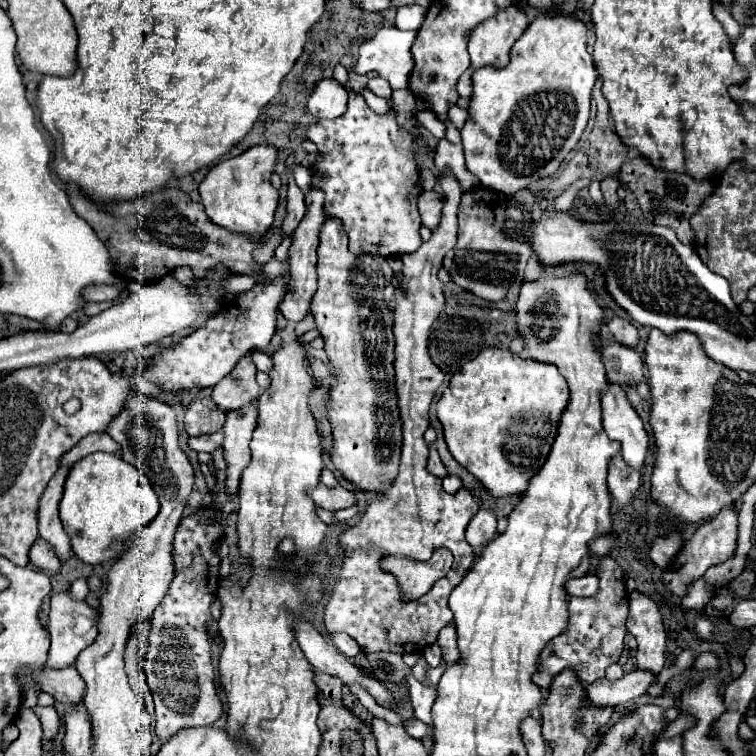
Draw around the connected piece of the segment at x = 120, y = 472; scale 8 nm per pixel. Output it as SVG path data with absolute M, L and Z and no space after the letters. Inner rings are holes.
M91 453L79 459L65 479L65 491L59 503L59 517L63 529L71 537L75 555L89 565L105 561L105 549L115 537L129 537L137 529L151 523L159 513L159 501L151 481L131 463L115 453Z

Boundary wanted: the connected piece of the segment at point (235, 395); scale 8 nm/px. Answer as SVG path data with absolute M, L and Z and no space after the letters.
M249 355L241 357L235 369L229 375L225 375L225 379L221 379L217 385L213 385L211 389L213 401L223 411L245 407L257 397L257 391L259 391L259 385L255 383L255 373L257 373L257 367L251 361L251 357Z

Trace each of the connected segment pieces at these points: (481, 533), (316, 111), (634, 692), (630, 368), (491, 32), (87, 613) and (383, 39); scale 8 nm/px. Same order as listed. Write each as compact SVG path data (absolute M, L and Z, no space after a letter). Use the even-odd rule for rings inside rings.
M479 509L479 513L471 519L471 523L465 531L465 539L473 549L479 549L495 537L495 527L497 527L495 515L489 513L489 511Z
M321 79L309 97L307 109L317 119L337 119L345 113L349 91L335 79Z
M635 669L619 681L599 679L597 683L587 685L587 697L595 705L601 705L601 707L603 705L617 707L617 705L629 703L629 701L645 695L649 691L649 687L655 683L657 683L657 675L653 675L653 671Z
M603 337L601 353L609 381L617 383L623 391L637 389L637 385L645 379L645 363L635 349L629 349L613 339Z
M517 7L501 11L499 15L477 25L469 39L471 55L469 71L475 73L481 67L495 69L505 67L509 63L509 51L513 43L521 37L525 29L527 29L525 11L523 9L519 11Z
M57 593L51 597L51 611L49 611L49 623L47 623L49 635L51 635L51 649L49 659L45 667L69 667L75 663L77 655L93 643L97 637L97 611L91 609L85 601L71 601L67 593Z
M383 27L359 47L359 59L353 69L357 73L377 71L379 77L389 81L391 89L405 89L413 69L413 41L415 31L389 31L389 27Z

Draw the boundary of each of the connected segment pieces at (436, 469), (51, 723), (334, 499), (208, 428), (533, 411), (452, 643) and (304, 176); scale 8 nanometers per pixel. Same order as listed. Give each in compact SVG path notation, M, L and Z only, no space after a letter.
M433 443L429 445L429 463L427 463L427 469L429 469L435 477L445 477L445 475L447 475L447 471L445 471L445 467L443 467L443 463L441 463L441 459L439 459L437 449L435 449Z
M35 707L33 709L35 711L35 715L39 717L39 721L41 721L41 725L43 725L43 739L45 739L45 743L49 745L55 737L57 737L57 731L59 731L59 727L61 727L61 723L59 723L59 715L57 715L57 711L55 711L55 707Z
M317 485L313 491L309 491L309 497L323 509L329 511L339 511L339 509L347 509L357 505L357 493L347 489L347 487L325 487L325 485Z
M193 399L187 405L185 413L185 431L189 435L205 435L205 433L215 433L223 427L225 423L225 413L217 409L213 401L207 399Z
M483 349L473 361L467 361L451 377L449 387L443 391L437 403L437 417L443 425L445 441L453 459L475 475L493 497L507 497L521 495L535 471L539 471L545 463L567 399L569 389L557 367L515 357L511 351L503 349Z
M449 623L439 631L439 639L437 643L441 645L442 657L446 661L457 661L459 659L459 651L457 651L457 631L455 625Z
M295 165L293 167L293 176L295 183L306 194L311 188L310 170L303 165Z

